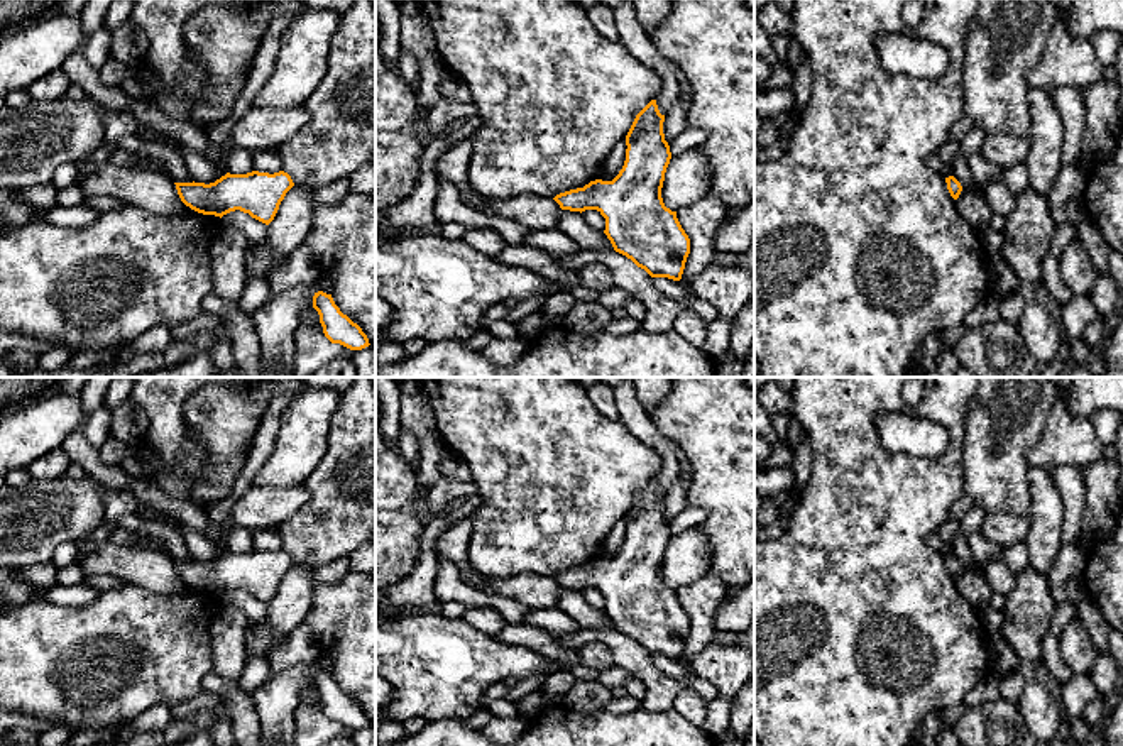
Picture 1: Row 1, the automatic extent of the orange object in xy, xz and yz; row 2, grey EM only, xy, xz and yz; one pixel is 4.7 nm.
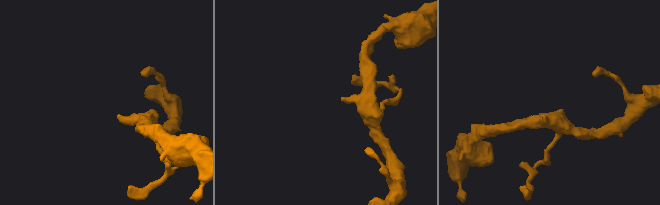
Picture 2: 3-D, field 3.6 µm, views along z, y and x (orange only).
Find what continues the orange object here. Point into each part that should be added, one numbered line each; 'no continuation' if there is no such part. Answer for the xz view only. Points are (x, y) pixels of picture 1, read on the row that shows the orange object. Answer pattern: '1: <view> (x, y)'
no continuation

